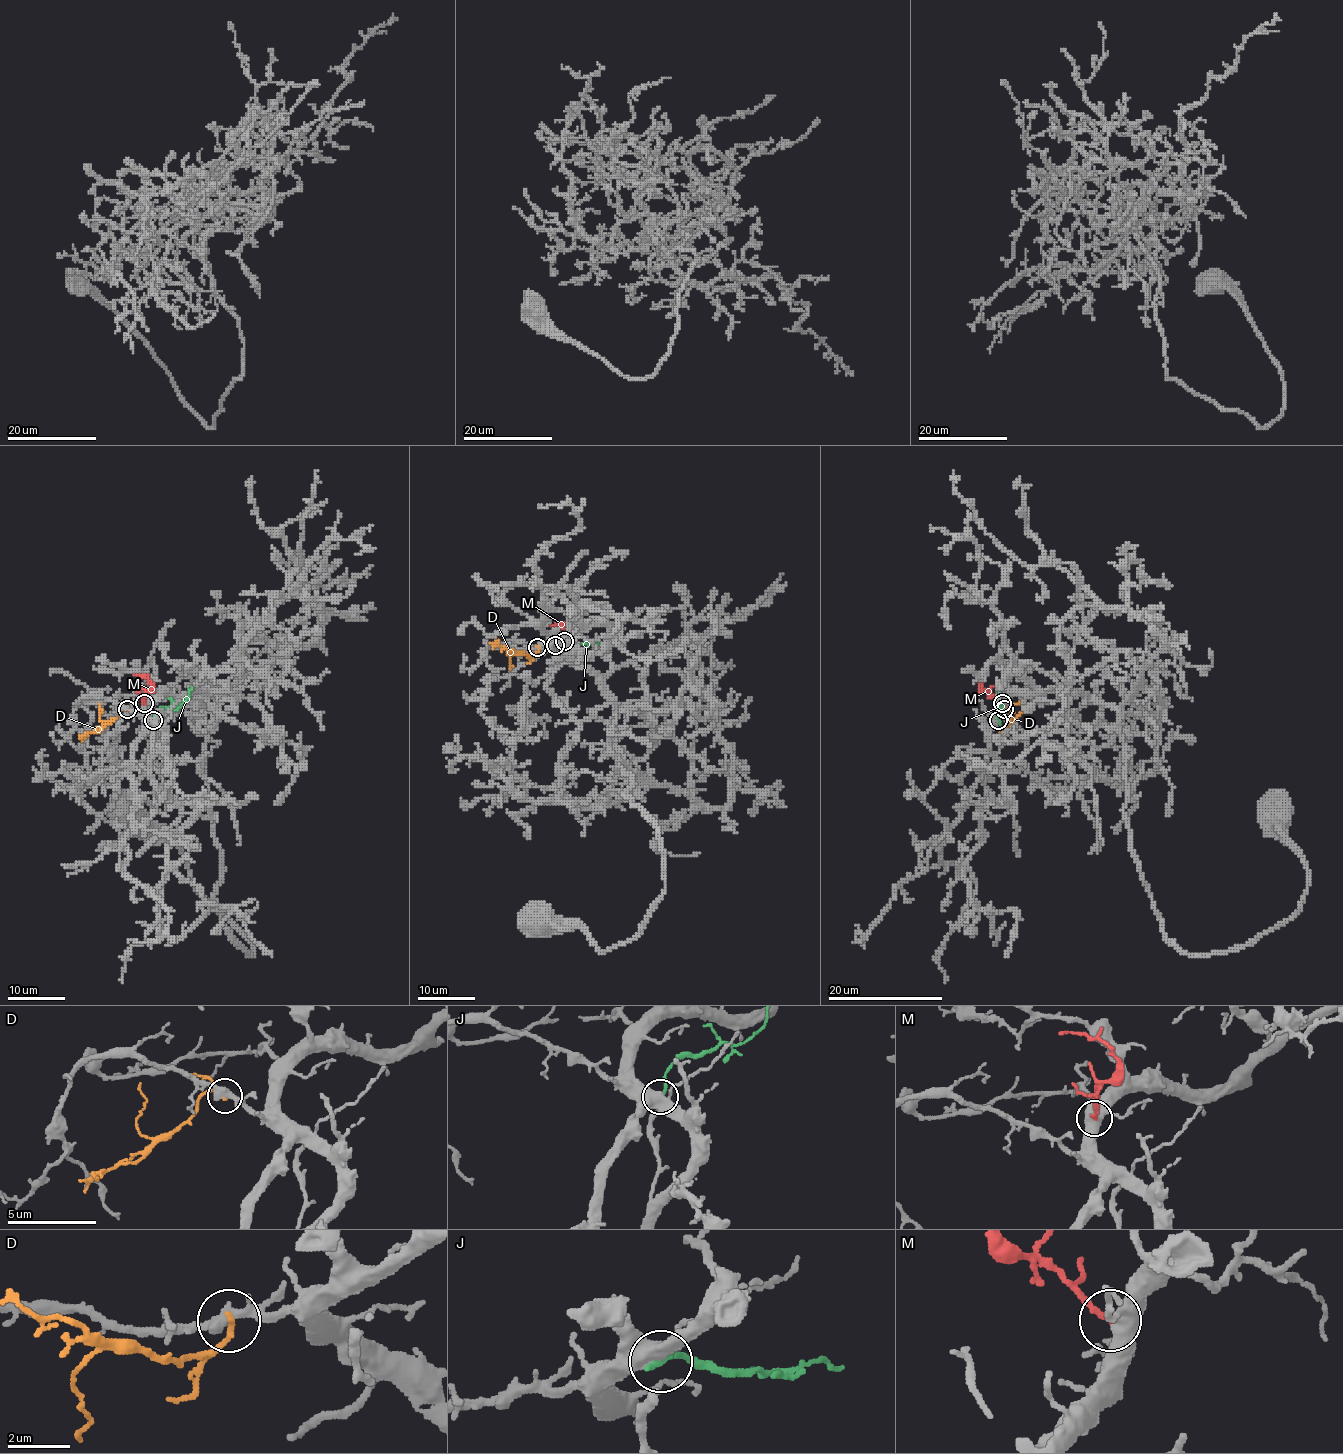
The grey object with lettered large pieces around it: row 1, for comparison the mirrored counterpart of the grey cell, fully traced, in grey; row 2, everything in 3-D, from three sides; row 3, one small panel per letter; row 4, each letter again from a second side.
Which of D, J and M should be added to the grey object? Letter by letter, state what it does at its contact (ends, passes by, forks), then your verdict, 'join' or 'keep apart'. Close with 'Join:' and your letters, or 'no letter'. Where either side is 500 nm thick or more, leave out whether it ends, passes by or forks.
D: it ends there; keep apart
J: it ends there; keep apart
M: it ends there; join
Join: M

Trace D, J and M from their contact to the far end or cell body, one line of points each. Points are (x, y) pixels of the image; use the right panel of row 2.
D: (1004, 709), (1010, 707), (1012, 710), (1009, 726), (1001, 733), (991, 736)
J: (997, 720), (1000, 687)
M: (1001, 703), (989, 694), (981, 684), (981, 676)

